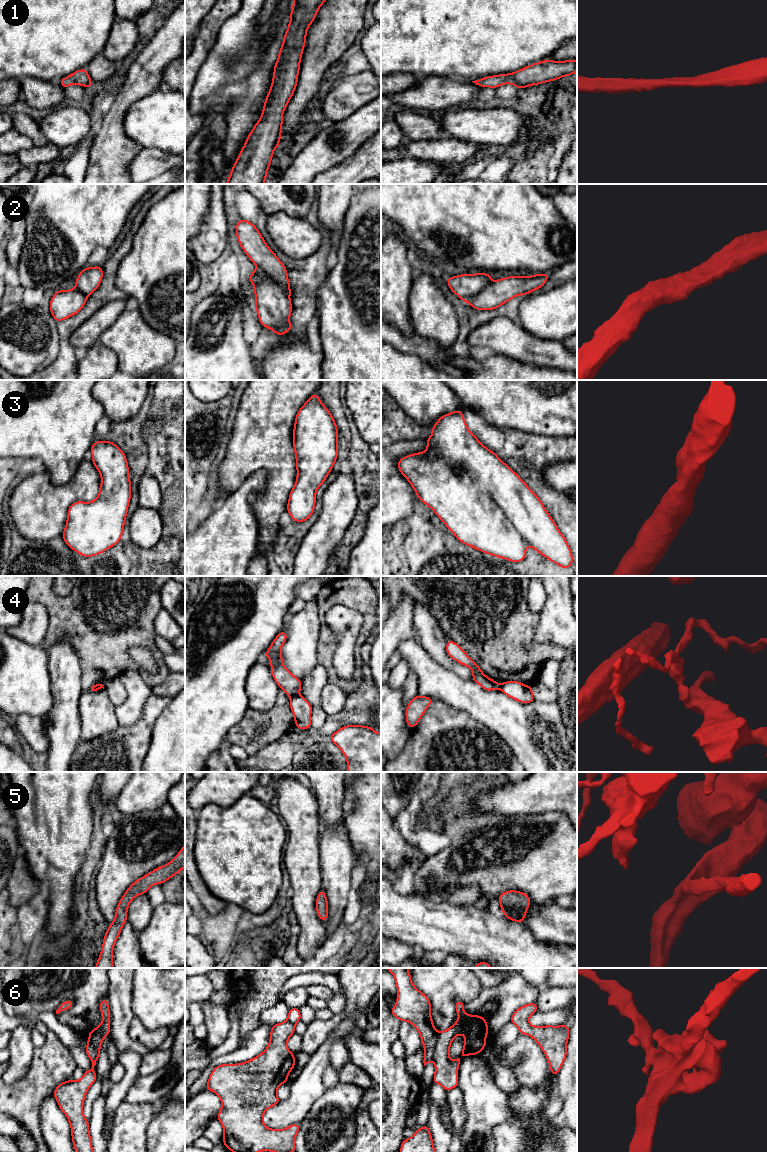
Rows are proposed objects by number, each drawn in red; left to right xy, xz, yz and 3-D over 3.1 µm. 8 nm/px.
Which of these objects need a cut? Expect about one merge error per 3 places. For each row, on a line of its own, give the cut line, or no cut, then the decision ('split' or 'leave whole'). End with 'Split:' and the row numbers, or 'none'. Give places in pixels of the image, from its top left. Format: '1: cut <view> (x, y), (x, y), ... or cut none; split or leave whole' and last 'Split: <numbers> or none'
1: cut none; leave whole
2: cut none; leave whole
3: cut none; leave whole
4: cut xz (297, 693), (291, 697); split
5: cut none; leave whole
6: cut yz (438, 1032), (433, 1059); split
Split: 4, 6

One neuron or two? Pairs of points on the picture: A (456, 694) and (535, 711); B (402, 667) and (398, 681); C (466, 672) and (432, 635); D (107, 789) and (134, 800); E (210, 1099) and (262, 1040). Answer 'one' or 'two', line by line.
A: one
B: one
C: one
D: two
E: two

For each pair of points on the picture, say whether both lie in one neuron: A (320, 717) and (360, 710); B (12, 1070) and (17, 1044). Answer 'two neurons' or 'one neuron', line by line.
A: two neurons
B: one neuron

